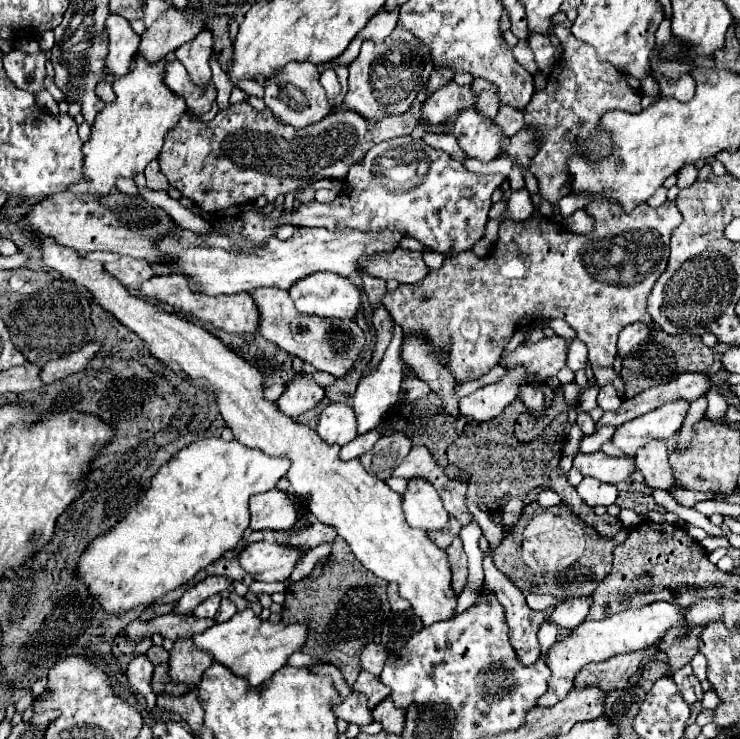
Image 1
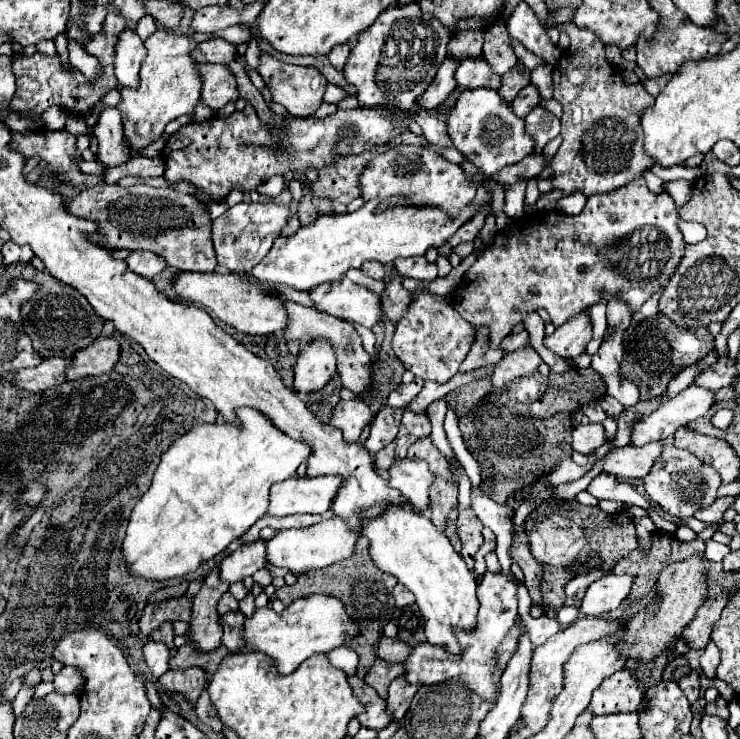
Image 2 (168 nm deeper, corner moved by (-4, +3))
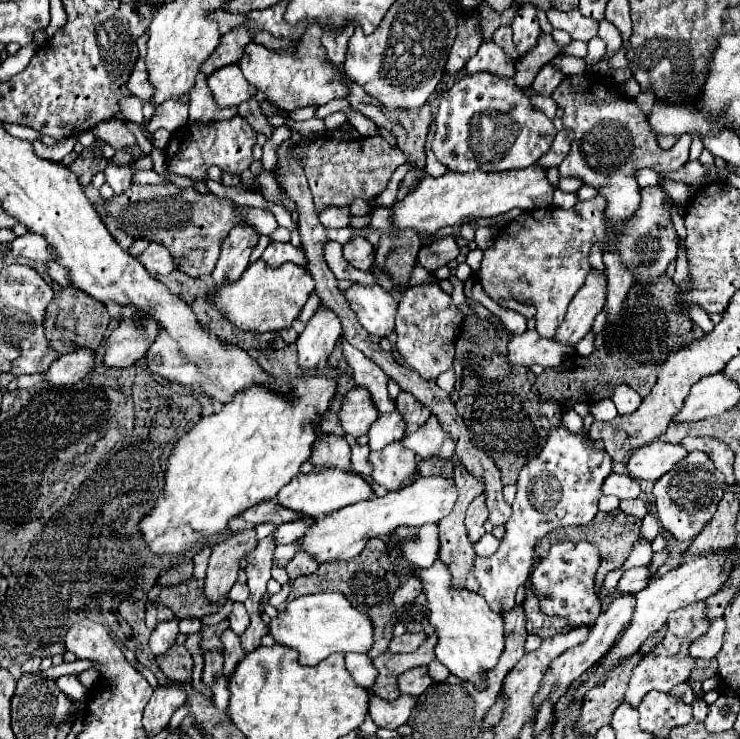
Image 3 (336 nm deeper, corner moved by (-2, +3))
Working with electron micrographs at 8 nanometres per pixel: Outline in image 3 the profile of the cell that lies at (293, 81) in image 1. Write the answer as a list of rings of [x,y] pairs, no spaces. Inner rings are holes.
[[[308,29],[302,35],[300,49],[296,53],[276,53],[250,41],[238,65],[244,77],[248,79],[248,83],[258,87],[268,101],[272,101],[276,107],[284,109],[286,113],[292,113],[308,105],[324,105],[330,99],[346,97],[348,89],[346,85],[340,83],[342,71],[336,65],[330,65],[326,57],[322,57],[320,37],[322,33],[318,33],[318,29]]]

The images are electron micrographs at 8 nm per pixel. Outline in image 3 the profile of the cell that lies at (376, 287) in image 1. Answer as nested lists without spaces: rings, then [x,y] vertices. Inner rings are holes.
[[[356,237],[354,241],[344,245],[344,257],[352,267],[360,271],[370,271],[374,263],[374,247],[366,239]]]

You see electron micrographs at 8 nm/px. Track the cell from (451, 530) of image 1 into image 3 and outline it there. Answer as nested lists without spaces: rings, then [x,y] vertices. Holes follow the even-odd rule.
[[[424,459],[424,461],[418,461],[418,471],[424,475],[424,477],[430,477],[430,475],[442,475],[442,477],[448,477],[452,479],[452,473],[450,473],[450,461],[440,461],[440,459]]]

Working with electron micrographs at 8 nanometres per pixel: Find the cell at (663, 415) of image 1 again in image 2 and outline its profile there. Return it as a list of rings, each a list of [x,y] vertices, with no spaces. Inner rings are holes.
[[[690,385],[676,397],[664,401],[654,413],[644,417],[632,433],[632,445],[646,445],[652,441],[666,441],[680,427],[704,417],[714,405],[710,389]]]

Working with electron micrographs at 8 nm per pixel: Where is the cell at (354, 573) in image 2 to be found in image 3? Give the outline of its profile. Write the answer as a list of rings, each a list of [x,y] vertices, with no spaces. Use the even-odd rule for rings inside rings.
[[[378,537],[370,539],[366,549],[350,559],[350,561],[334,561],[334,563],[326,563],[320,565],[314,573],[306,575],[306,577],[298,577],[290,583],[290,599],[300,597],[300,595],[308,595],[308,593],[320,593],[320,591],[338,591],[344,593],[344,597],[352,603],[354,609],[358,609],[360,613],[368,615],[372,619],[374,625],[374,645],[372,649],[366,653],[370,659],[376,659],[380,653],[384,653],[388,649],[388,643],[392,639],[392,627],[396,623],[396,613],[394,613],[394,603],[392,603],[392,595],[398,589],[400,581],[398,575],[394,571],[394,559],[390,557],[386,543]]]

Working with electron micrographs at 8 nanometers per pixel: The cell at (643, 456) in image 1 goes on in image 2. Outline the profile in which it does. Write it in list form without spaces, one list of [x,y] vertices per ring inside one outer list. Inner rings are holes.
[[[664,445],[662,459],[652,467],[648,477],[644,477],[644,489],[648,497],[672,517],[692,517],[696,511],[712,505],[720,485],[722,481],[716,469],[704,465],[700,459],[696,459],[694,453],[676,449],[674,445]]]

